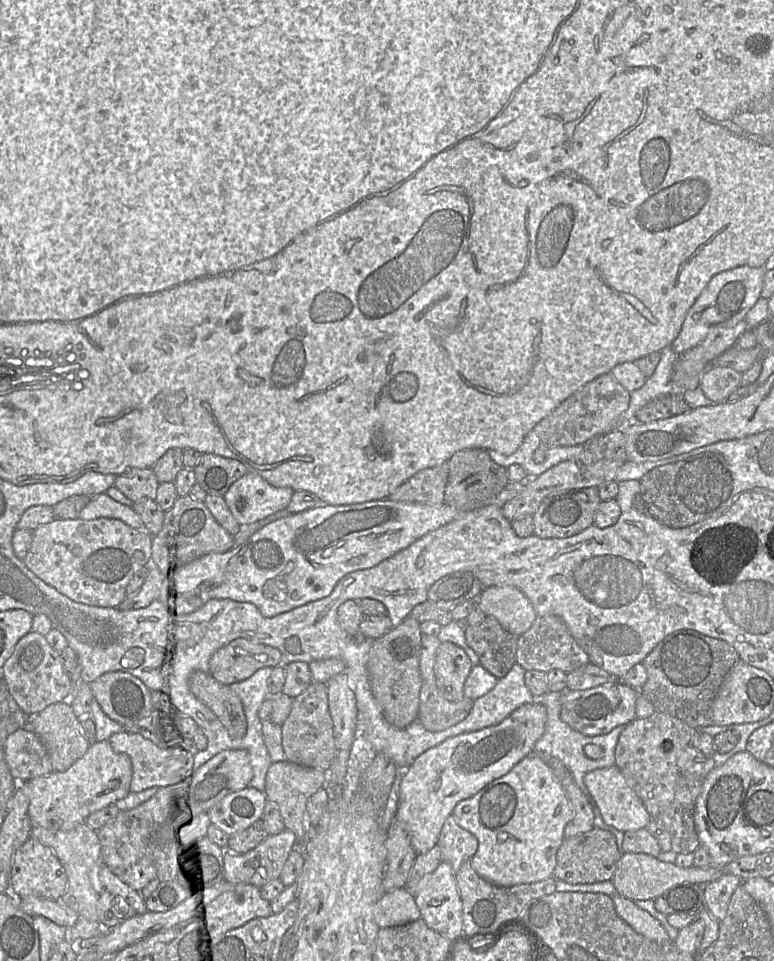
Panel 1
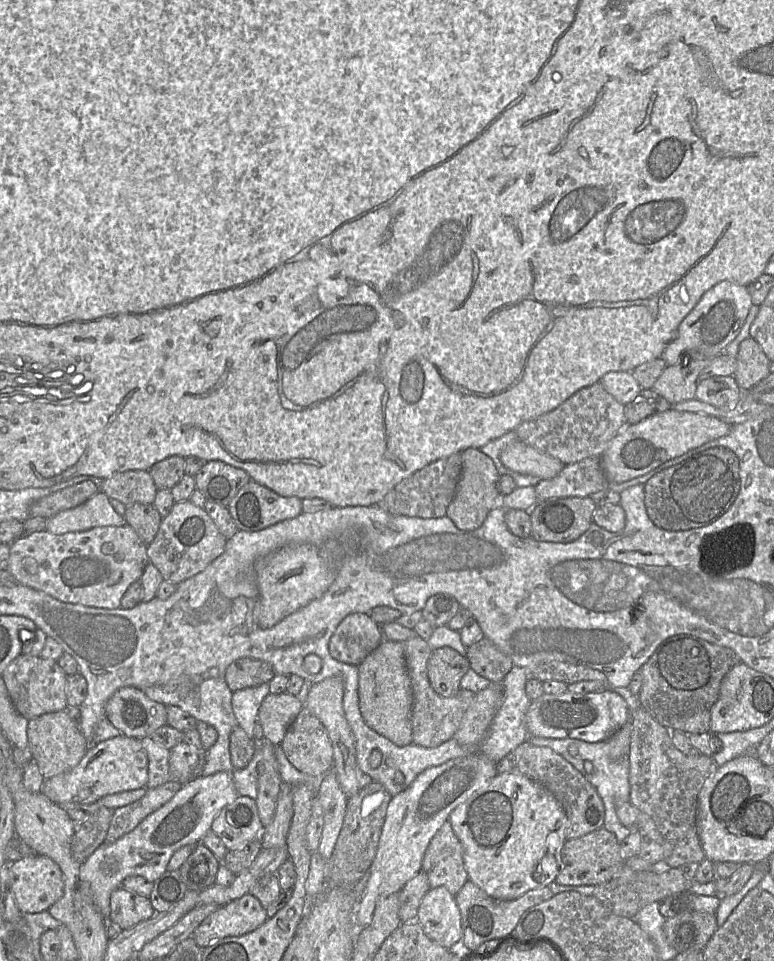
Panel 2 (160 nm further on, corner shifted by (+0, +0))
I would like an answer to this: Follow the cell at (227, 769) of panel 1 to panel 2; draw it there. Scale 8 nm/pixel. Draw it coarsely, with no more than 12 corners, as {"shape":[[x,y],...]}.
{"shape":[[231,772],[193,777],[81,864],[96,909],[128,876],[155,882],[238,797]]}

